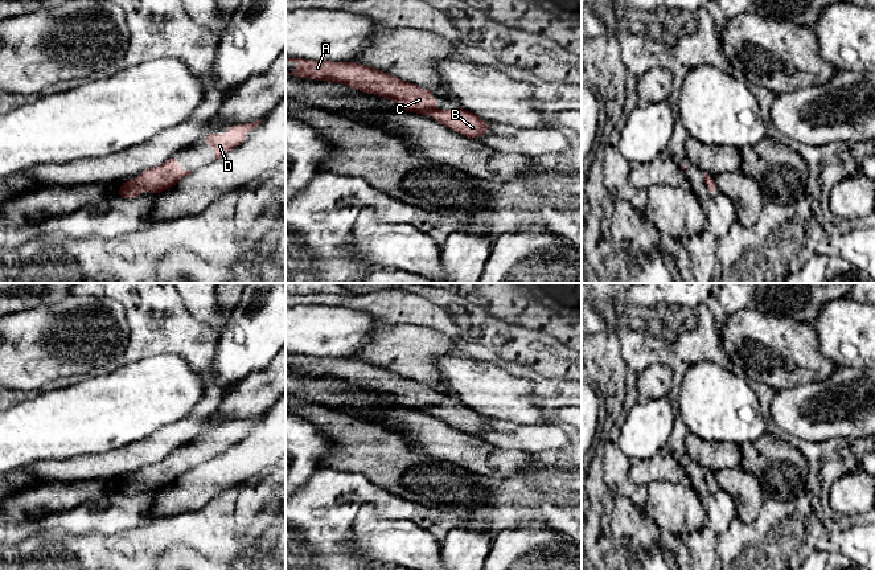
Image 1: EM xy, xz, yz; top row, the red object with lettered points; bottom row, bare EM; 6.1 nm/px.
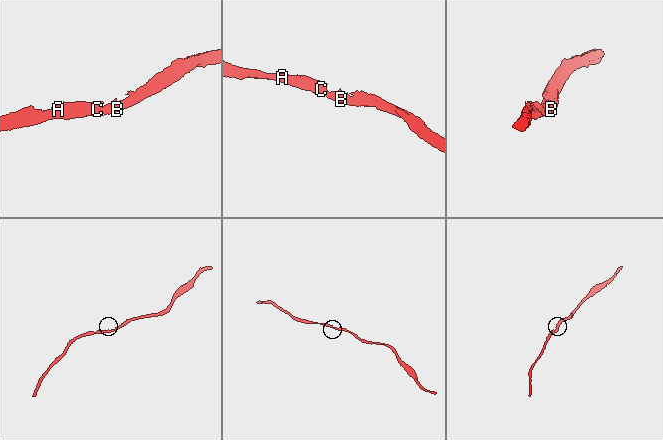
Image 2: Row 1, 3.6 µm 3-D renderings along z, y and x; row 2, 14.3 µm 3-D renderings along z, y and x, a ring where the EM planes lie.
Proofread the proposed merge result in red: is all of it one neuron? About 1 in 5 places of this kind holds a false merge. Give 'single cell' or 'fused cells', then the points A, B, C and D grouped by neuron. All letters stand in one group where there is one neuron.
single cell; groups A B C D

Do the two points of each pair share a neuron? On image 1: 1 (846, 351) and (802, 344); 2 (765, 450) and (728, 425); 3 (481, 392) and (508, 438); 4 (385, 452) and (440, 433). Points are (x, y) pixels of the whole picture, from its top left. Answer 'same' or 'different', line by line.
1: different
2: different
3: different
4: different

